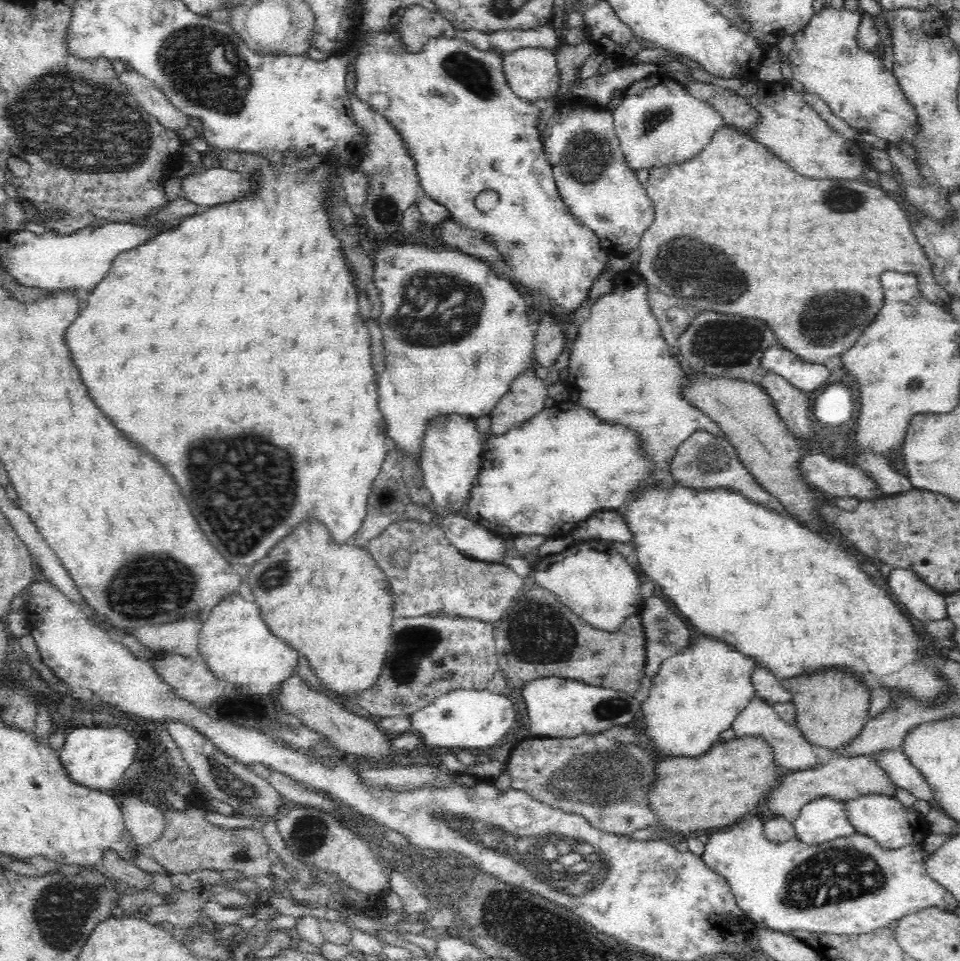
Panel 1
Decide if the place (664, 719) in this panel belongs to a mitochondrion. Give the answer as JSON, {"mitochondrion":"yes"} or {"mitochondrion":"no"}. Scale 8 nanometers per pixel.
{"mitochondrion":"no"}

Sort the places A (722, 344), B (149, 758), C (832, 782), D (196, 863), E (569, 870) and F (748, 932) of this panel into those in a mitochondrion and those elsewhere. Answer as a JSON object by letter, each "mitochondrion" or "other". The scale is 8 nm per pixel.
{"A":"mitochondrion","B":"other","C":"other","D":"other","E":"mitochondrion","F":"other"}

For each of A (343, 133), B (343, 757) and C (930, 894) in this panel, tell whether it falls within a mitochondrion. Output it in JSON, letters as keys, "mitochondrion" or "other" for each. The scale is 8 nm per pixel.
{"A":"other","B":"other","C":"other"}

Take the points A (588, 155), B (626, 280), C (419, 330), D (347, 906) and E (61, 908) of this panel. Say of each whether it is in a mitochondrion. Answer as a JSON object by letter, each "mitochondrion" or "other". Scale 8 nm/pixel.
{"A":"mitochondrion","B":"other","C":"mitochondrion","D":"other","E":"mitochondrion"}

